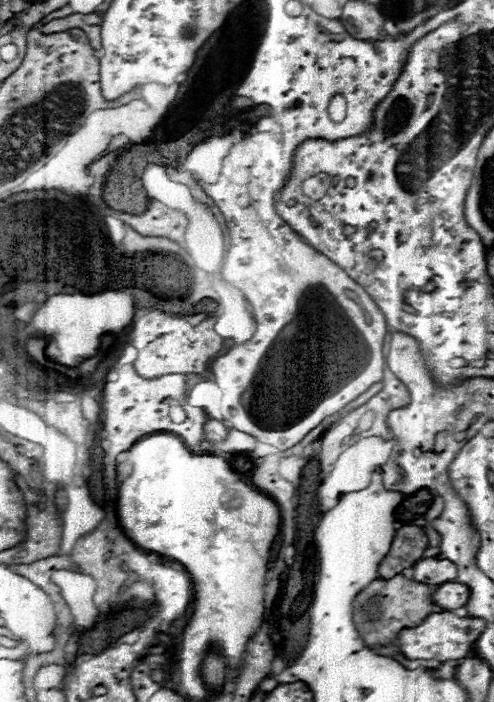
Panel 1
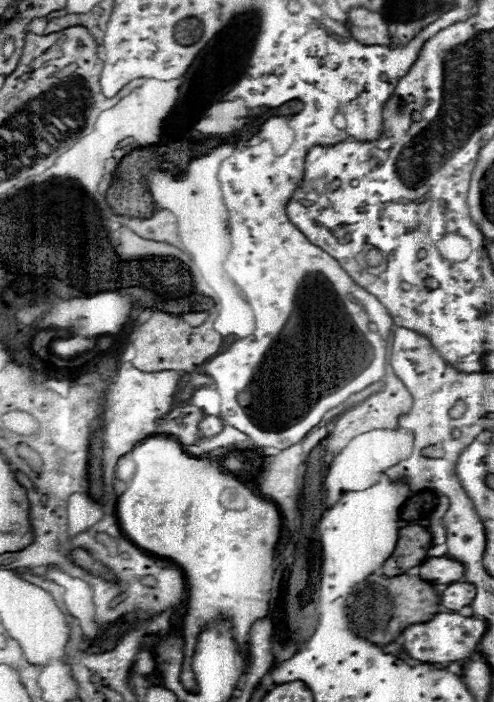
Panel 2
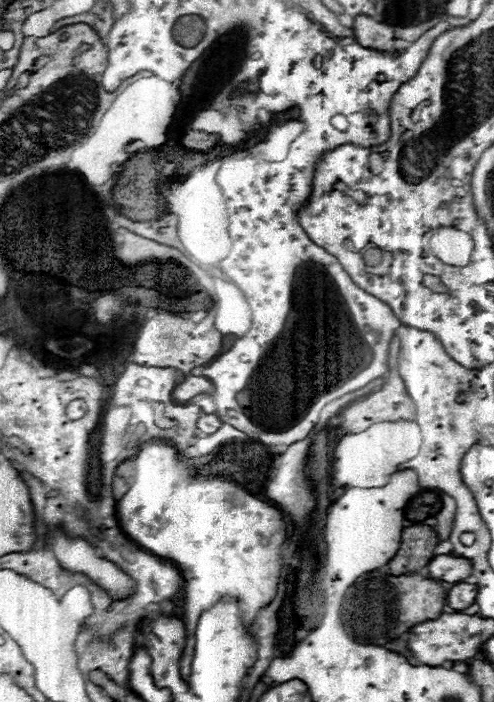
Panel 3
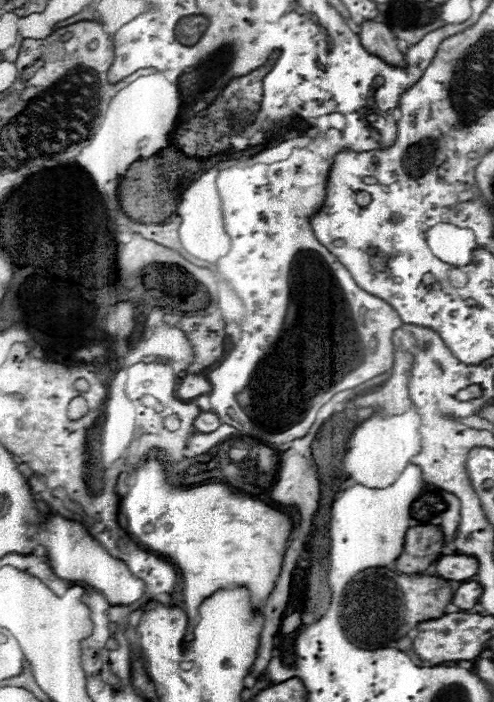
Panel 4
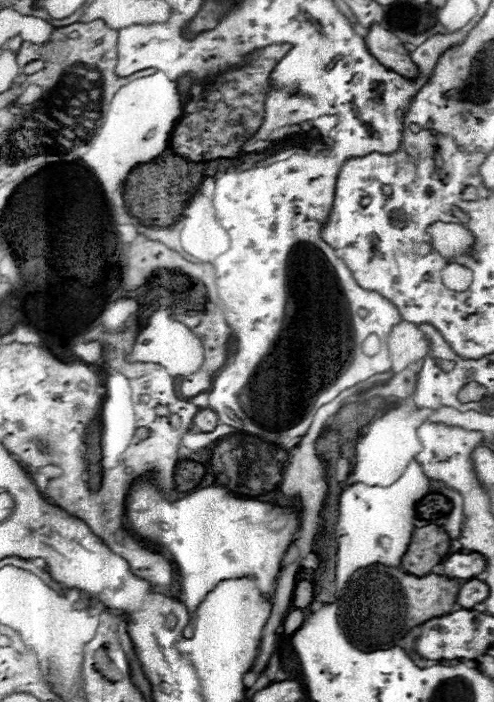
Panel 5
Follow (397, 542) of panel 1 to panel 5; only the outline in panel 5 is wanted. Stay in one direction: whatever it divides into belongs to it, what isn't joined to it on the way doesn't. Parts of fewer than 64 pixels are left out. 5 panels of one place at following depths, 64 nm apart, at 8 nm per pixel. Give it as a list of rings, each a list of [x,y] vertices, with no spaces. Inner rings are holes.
[[[436,524],[414,528],[412,540],[408,544],[406,554],[402,556],[400,566],[408,574],[424,576],[448,556],[448,548],[450,538],[444,528]]]

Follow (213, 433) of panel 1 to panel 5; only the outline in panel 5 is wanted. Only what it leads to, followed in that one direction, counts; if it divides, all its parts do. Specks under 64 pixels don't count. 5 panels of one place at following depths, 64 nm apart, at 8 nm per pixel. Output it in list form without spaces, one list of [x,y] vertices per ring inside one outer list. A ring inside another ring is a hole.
[[[210,408],[198,410],[198,414],[194,416],[194,428],[200,432],[212,432],[216,426],[218,426],[218,416]]]

